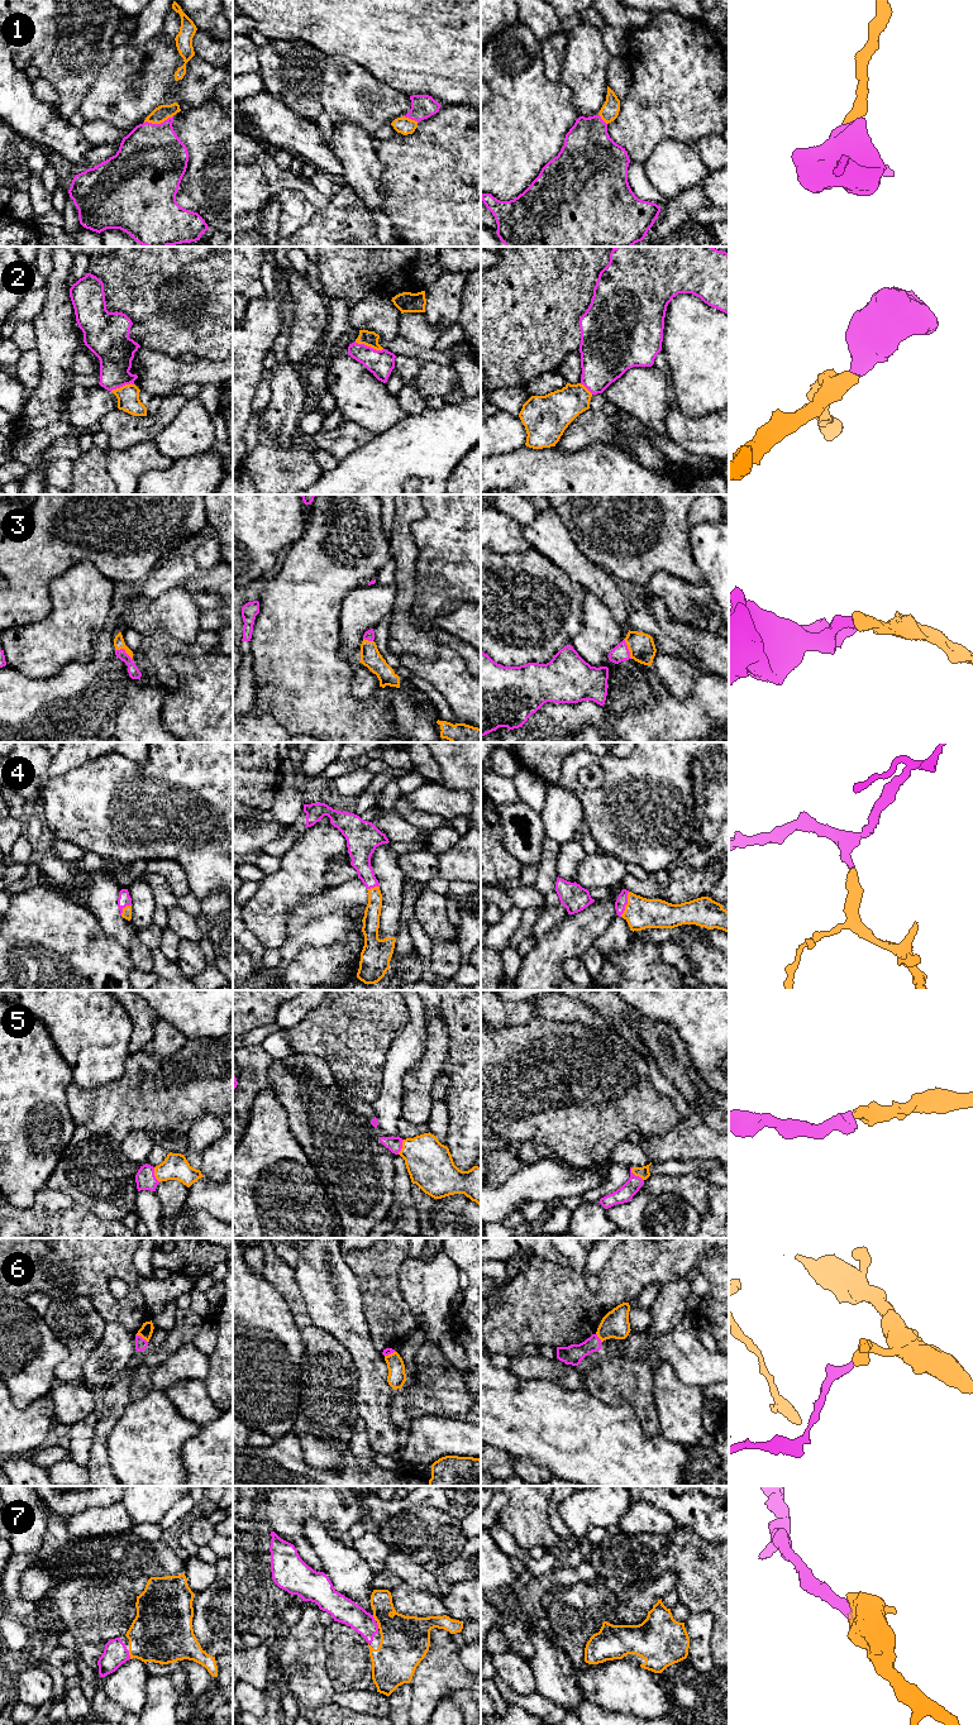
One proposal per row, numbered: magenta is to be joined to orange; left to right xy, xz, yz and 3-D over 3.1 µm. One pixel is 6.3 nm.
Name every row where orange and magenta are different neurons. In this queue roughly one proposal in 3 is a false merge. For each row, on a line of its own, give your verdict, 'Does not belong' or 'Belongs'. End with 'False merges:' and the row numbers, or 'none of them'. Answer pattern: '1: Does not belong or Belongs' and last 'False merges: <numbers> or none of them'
1: Belongs
2: Belongs
3: Belongs
4: Belongs
5: Belongs
6: Does not belong
7: Belongs
False merges: 6

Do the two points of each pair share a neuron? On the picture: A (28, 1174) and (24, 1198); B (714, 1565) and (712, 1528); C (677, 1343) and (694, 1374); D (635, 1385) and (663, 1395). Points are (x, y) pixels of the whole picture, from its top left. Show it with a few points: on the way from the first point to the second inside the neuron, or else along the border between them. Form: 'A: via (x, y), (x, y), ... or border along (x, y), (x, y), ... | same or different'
A: via (24, 1180), (24, 1191) | same
B: border along (687, 1527), (700, 1537), (715, 1543) | different
C: via (683, 1351), (694, 1366) | same
D: border along (653, 1368), (653, 1400), (658, 1420) | different

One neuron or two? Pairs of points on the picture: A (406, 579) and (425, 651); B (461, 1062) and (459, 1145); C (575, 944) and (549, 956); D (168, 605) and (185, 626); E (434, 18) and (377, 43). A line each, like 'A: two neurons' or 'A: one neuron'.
A: one neuron
B: one neuron
C: one neuron
D: one neuron
E: one neuron

